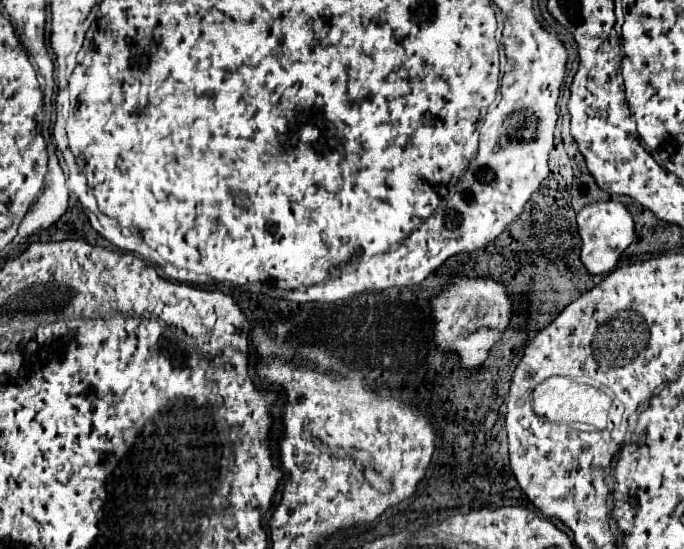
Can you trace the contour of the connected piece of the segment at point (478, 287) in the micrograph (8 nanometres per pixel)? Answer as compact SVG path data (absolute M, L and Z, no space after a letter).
M457 276L437 298L431 300L435 320L435 345L441 352L457 352L464 368L475 368L487 358L487 350L501 340L501 334L509 326L511 298L505 294L505 286L491 278L467 278Z

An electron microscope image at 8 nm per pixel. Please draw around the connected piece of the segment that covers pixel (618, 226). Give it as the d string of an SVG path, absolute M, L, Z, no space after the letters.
M609 200L609 202L595 202L585 206L579 214L577 214L577 226L579 226L579 234L583 238L583 248L581 248L581 260L585 264L585 268L593 274L593 276L605 276L609 274L617 262L621 252L633 242L635 238L635 230L633 230L633 218L629 214L629 210L617 202L617 200Z

